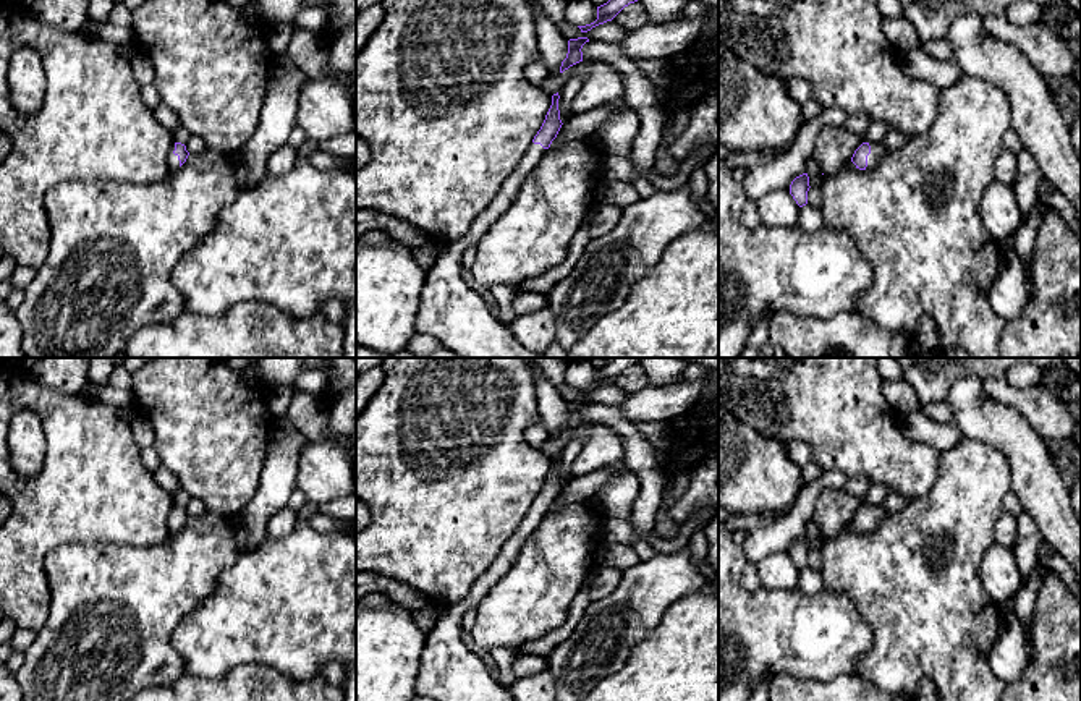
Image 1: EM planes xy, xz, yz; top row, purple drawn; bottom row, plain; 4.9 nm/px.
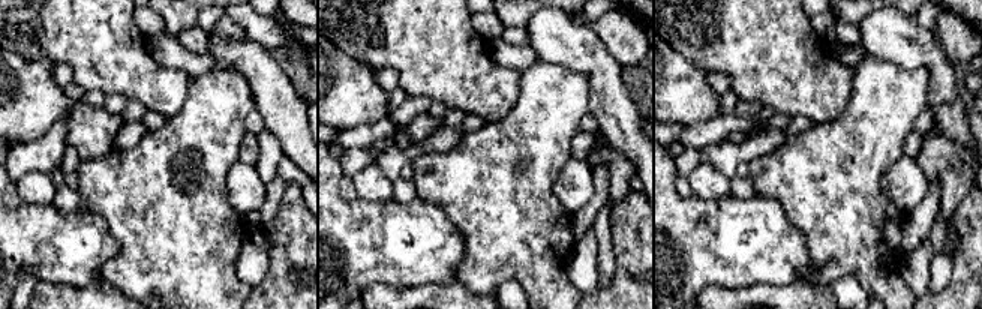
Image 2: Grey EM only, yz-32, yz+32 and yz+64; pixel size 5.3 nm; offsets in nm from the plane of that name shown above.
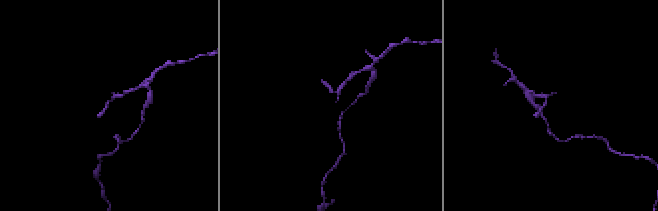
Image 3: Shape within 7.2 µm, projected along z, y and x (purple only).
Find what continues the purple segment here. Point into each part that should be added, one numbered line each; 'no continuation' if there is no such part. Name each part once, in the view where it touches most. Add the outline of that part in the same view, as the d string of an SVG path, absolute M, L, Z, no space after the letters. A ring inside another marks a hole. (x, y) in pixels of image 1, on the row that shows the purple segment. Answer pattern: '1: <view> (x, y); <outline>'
1: yz (877, 149); M879 141L879 142L871 142L871 154L867 155L867 167L866 170L874 168L880 159L888 152L888 149Z

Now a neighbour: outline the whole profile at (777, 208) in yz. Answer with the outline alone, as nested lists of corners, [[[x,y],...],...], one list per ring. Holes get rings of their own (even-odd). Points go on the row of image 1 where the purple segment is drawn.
[[[774,189],[756,201],[759,220],[767,227],[793,228],[799,223],[799,206],[785,189]]]

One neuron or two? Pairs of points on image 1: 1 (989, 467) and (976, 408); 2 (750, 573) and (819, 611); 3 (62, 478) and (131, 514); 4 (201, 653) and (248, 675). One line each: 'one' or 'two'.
1: two
2: two
3: one
4: two

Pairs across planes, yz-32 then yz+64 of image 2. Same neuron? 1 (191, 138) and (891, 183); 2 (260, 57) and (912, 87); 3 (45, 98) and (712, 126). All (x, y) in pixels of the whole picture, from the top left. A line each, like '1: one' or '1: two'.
1: two
2: two
3: two

